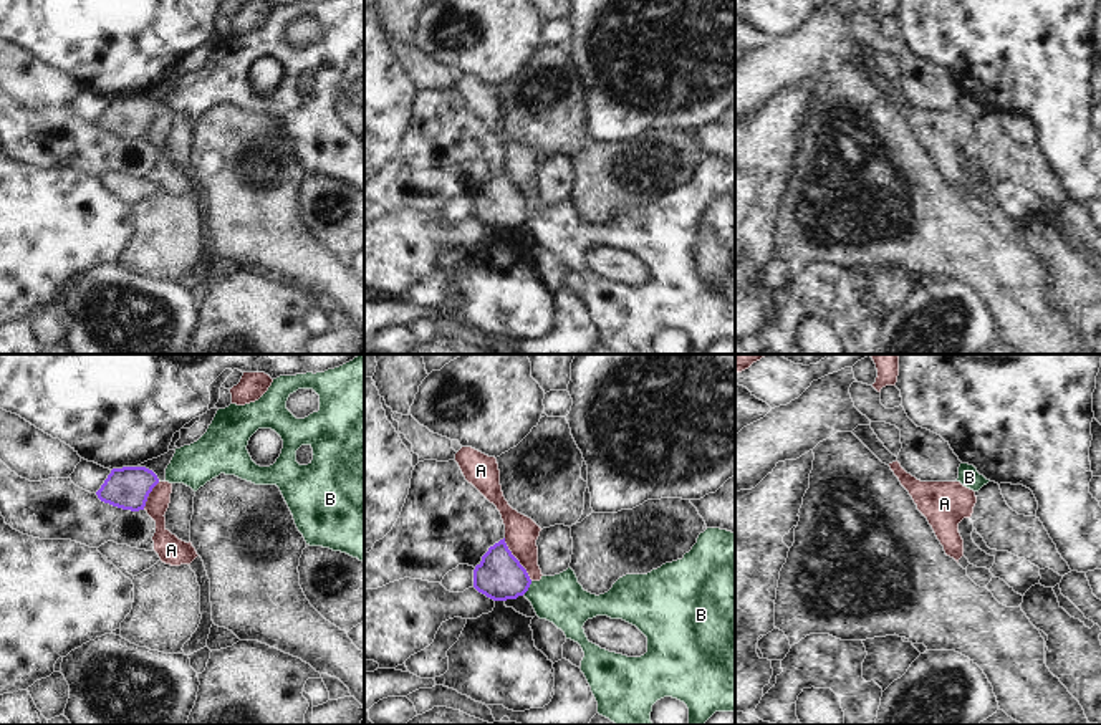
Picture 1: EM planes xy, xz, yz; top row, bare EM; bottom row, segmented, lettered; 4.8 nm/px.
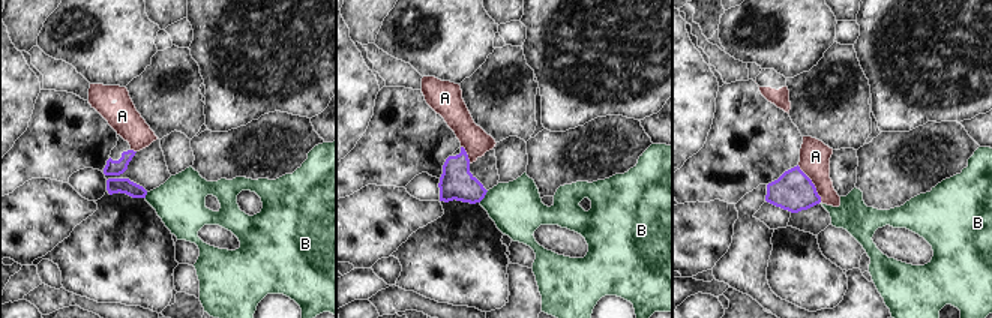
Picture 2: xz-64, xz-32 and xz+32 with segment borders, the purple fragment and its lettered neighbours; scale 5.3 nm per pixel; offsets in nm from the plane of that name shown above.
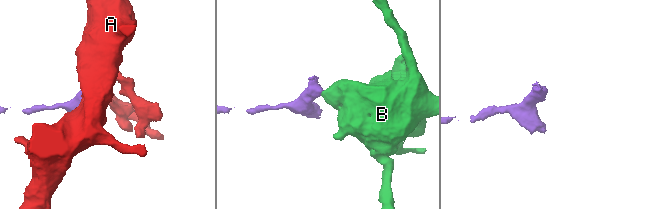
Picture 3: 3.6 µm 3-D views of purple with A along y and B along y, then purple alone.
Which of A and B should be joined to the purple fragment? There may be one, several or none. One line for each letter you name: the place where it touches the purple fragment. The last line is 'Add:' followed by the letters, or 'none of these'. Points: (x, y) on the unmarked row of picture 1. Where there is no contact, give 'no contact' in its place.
Add: none of these

